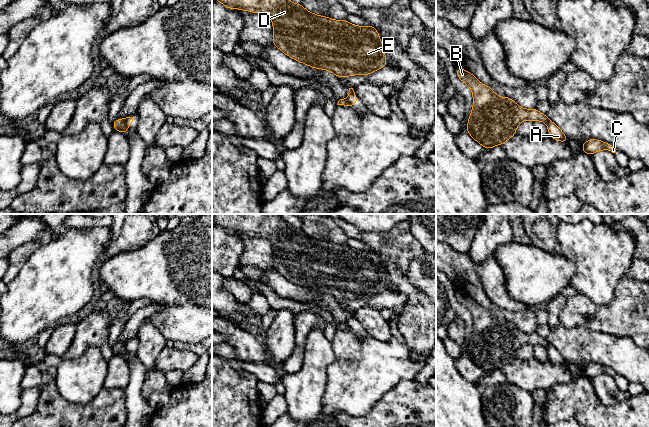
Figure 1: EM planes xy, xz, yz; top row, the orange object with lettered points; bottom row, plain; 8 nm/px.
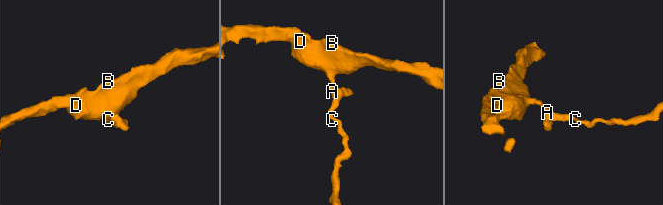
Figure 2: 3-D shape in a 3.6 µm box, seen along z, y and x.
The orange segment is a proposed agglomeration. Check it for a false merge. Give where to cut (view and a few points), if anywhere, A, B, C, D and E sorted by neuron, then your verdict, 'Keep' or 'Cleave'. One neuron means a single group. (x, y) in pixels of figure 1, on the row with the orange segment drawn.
Split along xy (123, 119), (127, 125). Groups: A C / B D E. Cleave

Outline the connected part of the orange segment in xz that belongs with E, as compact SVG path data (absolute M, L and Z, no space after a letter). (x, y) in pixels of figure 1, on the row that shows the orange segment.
M215 0L221 2L228 9L240 9L252 13L263 13L271 18L273 24L272 44L285 55L306 64L312 68L327 70L338 78L353 75L370 75L374 71L387 65L384 46L379 32L371 25L356 26L347 20L334 20L326 16L319 16L307 11L302 4L295 4L290 0Z

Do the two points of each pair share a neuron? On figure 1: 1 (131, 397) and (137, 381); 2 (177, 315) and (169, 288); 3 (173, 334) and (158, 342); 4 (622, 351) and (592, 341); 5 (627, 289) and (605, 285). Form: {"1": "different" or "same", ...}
{"1": "same", "2": "different", "3": "different", "4": "same", "5": "different"}

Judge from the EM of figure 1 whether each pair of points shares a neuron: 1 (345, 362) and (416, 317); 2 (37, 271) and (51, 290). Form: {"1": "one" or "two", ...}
{"1": "two", "2": "one"}

